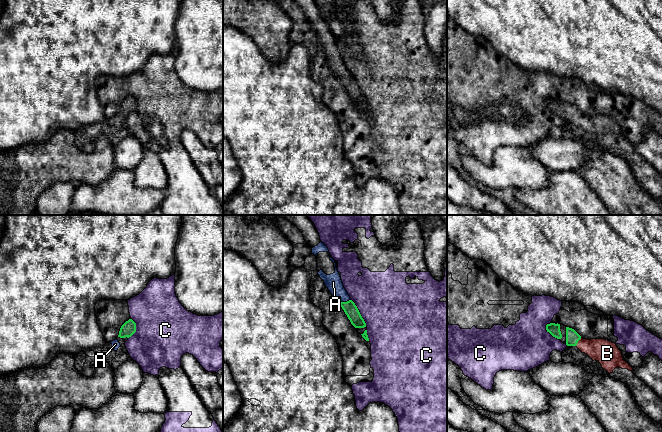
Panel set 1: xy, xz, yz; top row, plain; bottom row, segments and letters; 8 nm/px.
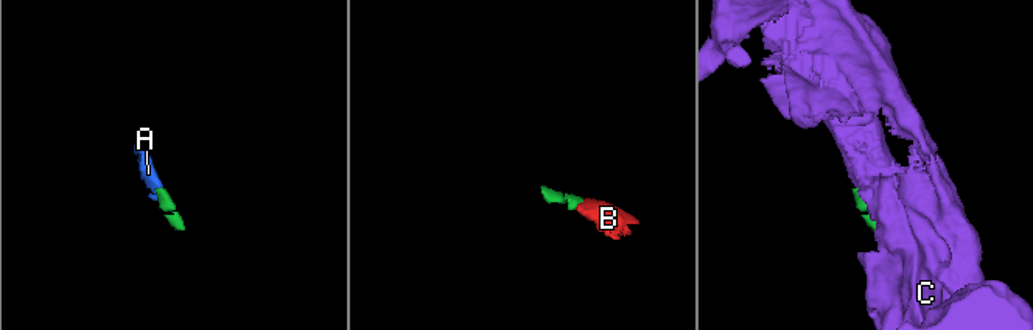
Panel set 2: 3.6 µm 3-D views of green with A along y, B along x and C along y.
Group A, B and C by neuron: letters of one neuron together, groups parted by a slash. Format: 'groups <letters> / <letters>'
groups A B / C

